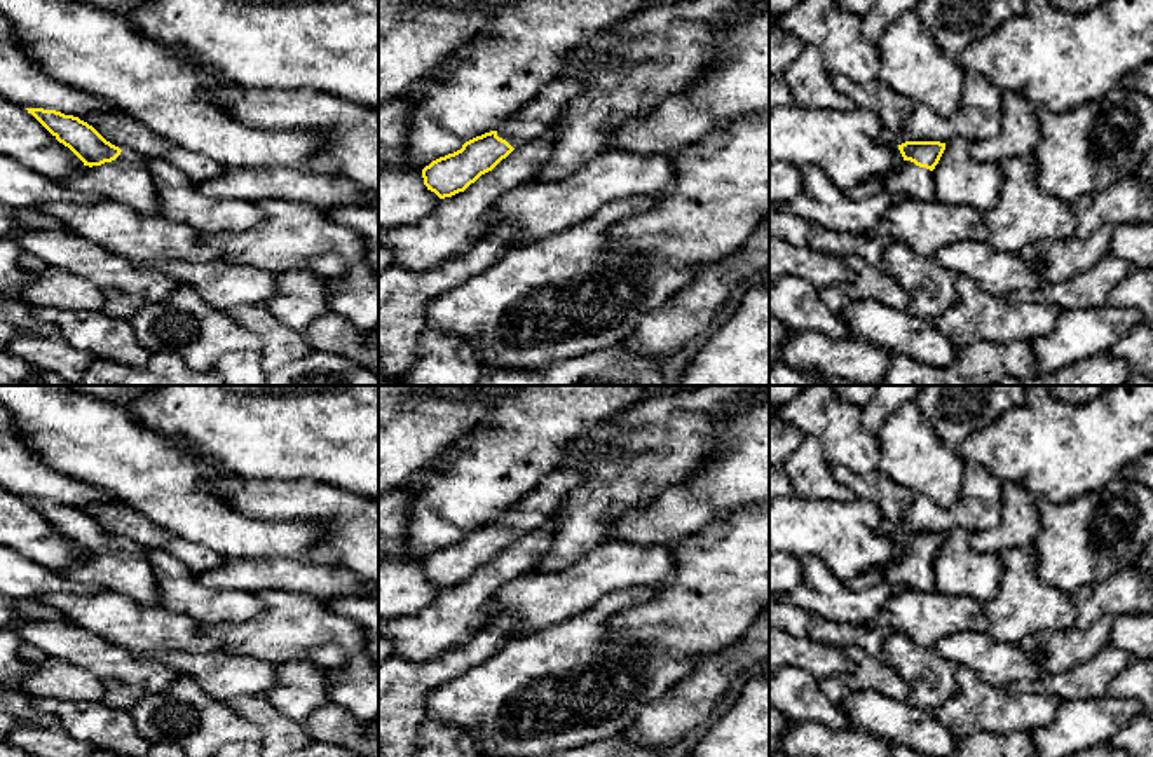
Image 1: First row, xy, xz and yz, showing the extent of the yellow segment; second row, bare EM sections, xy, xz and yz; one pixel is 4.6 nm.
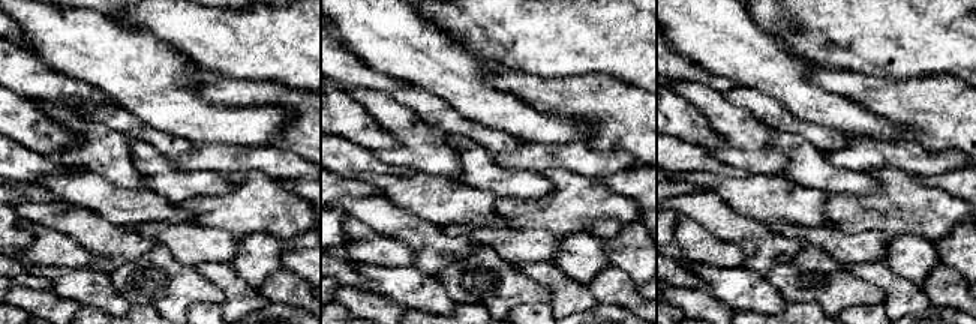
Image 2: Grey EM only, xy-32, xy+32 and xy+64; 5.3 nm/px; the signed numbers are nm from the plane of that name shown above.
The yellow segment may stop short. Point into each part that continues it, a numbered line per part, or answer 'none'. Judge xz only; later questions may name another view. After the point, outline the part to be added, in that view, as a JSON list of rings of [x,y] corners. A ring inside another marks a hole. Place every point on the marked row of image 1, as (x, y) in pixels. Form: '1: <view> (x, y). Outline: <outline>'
1: xz (536, 117). Outline: [[[567,75],[544,84],[520,112],[497,129],[497,136],[506,140],[513,148],[539,140],[551,129],[562,106],[570,101],[583,85],[584,78]]]

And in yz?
1: yz (911, 182). Outline: [[[904,160],[898,169],[849,190],[856,199],[867,199],[881,192],[891,194],[897,199],[931,201],[935,199],[933,171]]]

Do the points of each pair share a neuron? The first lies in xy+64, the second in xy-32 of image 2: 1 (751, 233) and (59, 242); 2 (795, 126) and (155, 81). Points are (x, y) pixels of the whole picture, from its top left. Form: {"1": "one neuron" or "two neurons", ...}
{"1": "two neurons", "2": "two neurons"}

